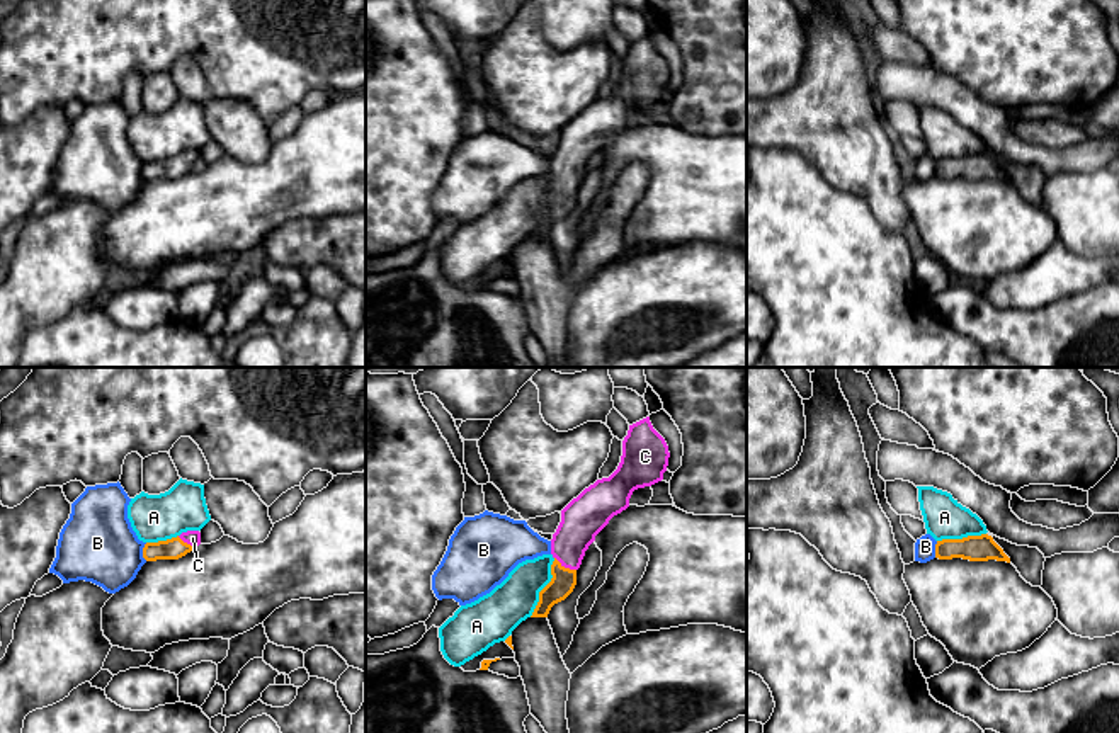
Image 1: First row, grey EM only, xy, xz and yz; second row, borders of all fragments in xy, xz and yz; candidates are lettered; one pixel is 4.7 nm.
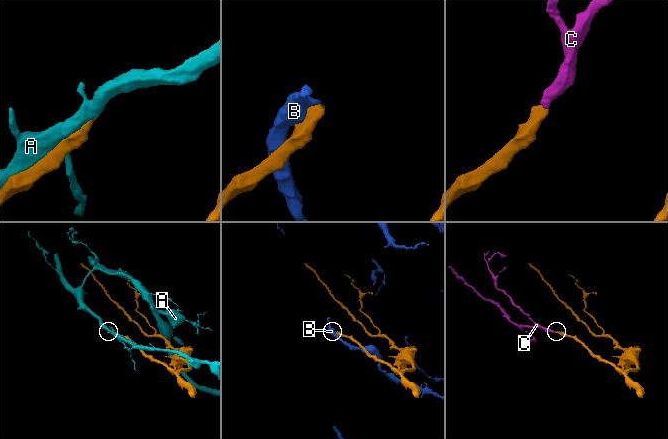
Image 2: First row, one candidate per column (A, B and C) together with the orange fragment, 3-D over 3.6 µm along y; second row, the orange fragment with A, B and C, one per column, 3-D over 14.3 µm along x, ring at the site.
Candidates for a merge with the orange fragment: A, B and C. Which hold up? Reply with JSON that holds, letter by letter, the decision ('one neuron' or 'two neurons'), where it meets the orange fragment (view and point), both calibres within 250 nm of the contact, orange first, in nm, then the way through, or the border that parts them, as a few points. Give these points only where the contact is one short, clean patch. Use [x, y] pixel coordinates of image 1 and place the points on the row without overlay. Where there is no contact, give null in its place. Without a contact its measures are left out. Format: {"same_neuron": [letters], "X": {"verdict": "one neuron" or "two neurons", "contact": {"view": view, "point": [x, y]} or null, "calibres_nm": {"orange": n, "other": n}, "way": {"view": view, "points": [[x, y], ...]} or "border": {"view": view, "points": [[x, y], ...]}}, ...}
{"same_neuron": ["C"], "A": {"verdict": "two neurons", "contact": {"view": "xz", "point": [545, 206]}, "calibres_nm": {"orange": 120, "other": 220}}, "B": {"verdict": "two neurons", "contact": {"view": "xy", "point": [143, 170]}, "calibres_nm": {"orange": 100, "other": 360}}, "C": {"verdict": "one neuron", "contact": {"view": "xz", "point": [563, 186]}, "calibres_nm": {"orange": 120, "other": 200}, "way": {"view": "xz", "points": [[563, 199], [563, 186], [568, 162], [582, 138]]}}}

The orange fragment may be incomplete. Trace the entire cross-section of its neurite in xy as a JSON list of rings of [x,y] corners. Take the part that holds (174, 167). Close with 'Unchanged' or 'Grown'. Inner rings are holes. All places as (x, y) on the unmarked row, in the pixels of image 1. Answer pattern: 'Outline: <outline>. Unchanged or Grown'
Outline: [[[187,150],[177,156],[158,160],[158,162],[146,162],[143,167],[143,177],[146,180],[156,179],[179,179],[196,168],[201,163],[201,151],[199,150]]]. Grown

